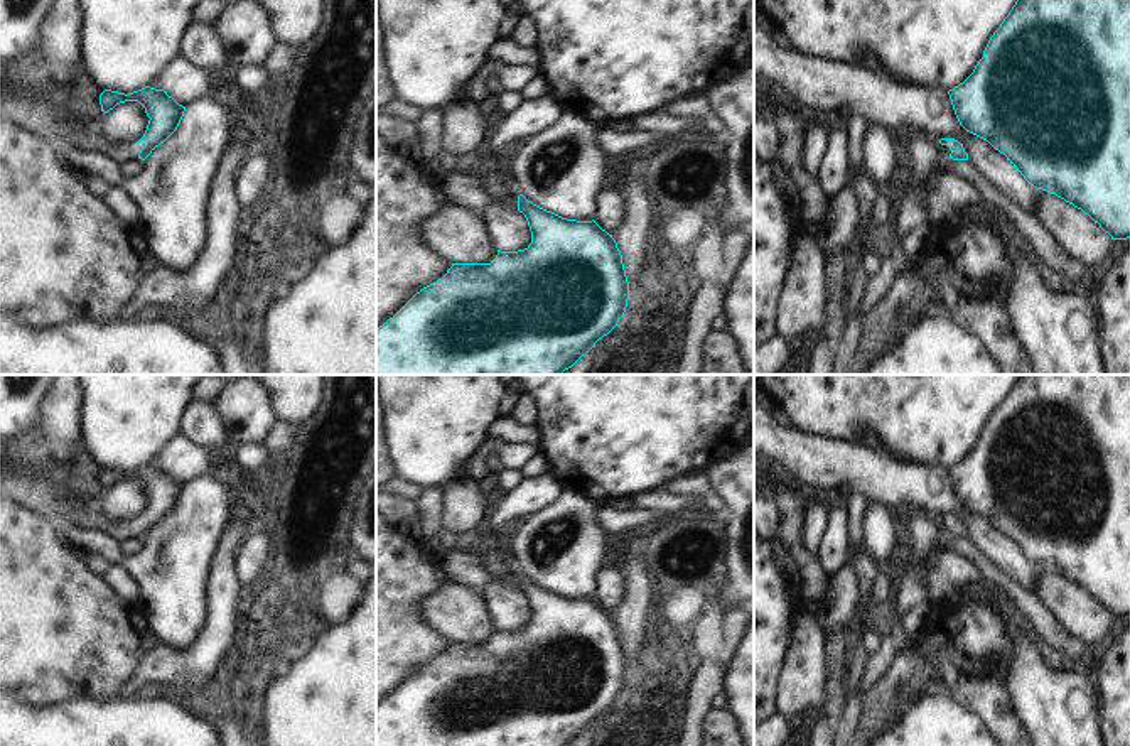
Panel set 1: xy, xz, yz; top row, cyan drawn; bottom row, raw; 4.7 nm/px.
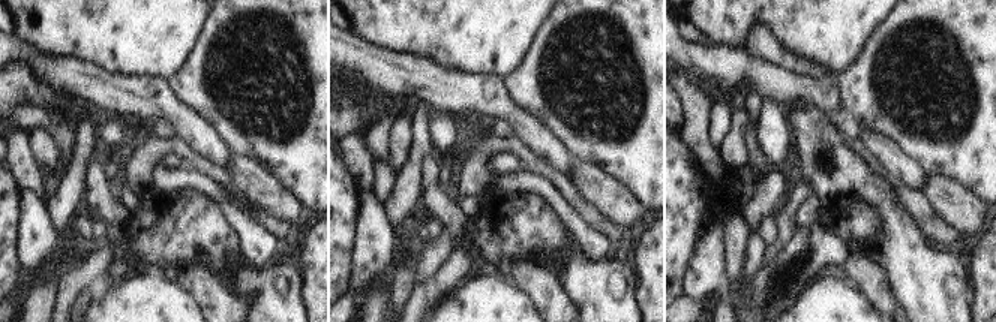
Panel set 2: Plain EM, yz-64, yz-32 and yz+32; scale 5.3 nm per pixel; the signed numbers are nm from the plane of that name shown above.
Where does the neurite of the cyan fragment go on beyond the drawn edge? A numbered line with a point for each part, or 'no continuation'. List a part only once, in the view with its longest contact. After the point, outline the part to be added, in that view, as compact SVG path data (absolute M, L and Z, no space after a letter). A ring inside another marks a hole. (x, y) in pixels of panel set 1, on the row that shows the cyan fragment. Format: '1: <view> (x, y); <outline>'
no continuation

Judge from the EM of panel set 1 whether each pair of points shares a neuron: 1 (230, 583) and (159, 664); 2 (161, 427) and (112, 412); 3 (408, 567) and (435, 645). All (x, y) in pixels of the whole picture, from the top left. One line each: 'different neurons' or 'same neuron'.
1: same neuron
2: same neuron
3: same neuron

